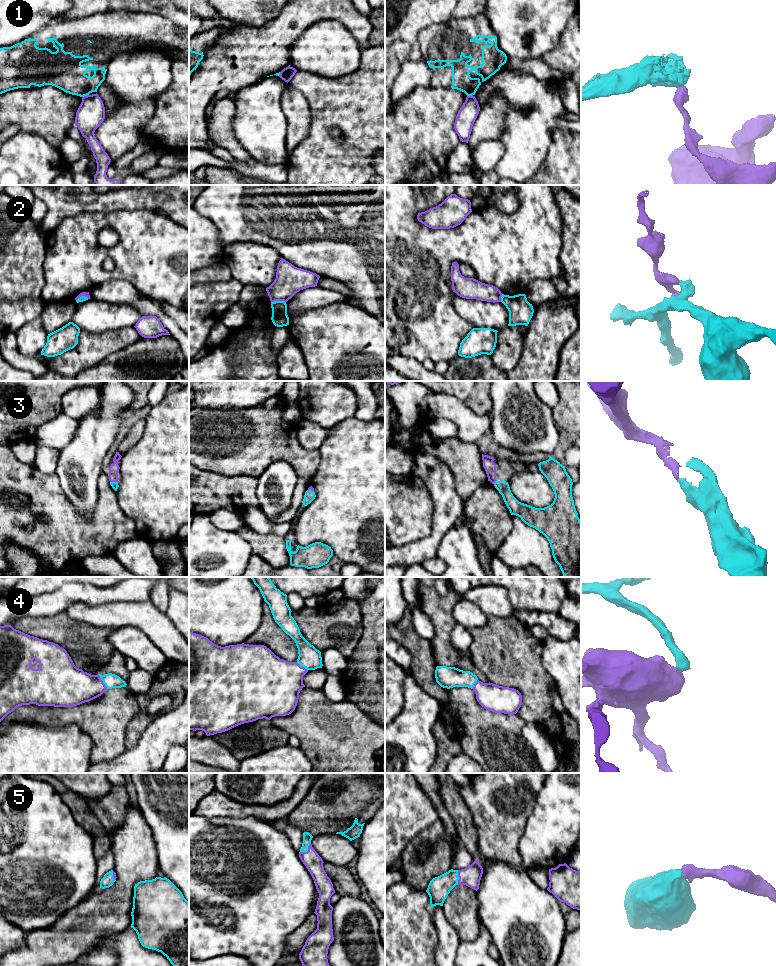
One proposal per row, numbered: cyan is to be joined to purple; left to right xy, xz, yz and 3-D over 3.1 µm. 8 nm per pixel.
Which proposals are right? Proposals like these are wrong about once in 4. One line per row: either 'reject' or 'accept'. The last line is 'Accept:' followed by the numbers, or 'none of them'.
1: reject
2: reject
3: accept
4: accept
5: accept
Accept: 3, 4, 5

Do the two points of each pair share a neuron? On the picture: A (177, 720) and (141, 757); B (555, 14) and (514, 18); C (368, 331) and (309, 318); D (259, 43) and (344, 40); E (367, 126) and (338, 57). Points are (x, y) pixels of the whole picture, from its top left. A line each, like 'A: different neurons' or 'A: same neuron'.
A: same neuron
B: same neuron
C: same neuron
D: different neurons
E: different neurons

